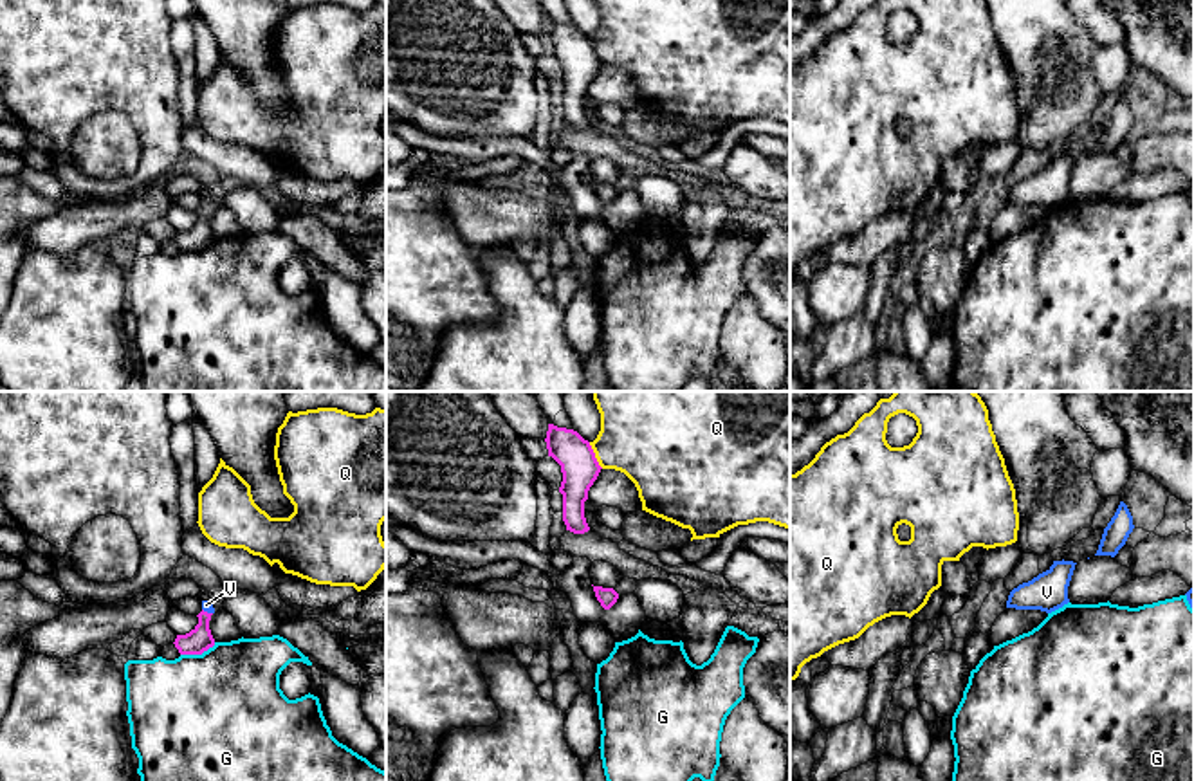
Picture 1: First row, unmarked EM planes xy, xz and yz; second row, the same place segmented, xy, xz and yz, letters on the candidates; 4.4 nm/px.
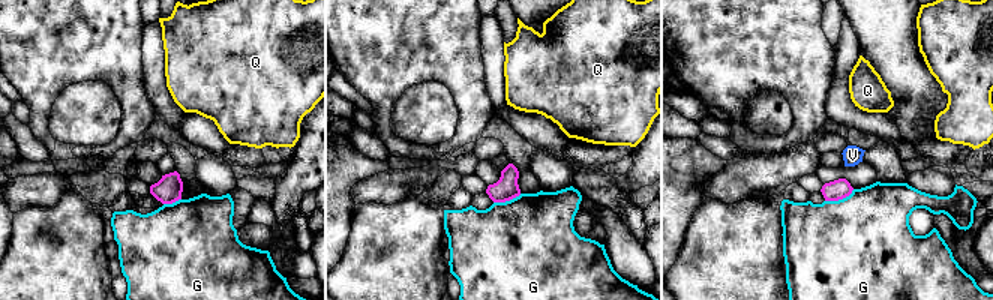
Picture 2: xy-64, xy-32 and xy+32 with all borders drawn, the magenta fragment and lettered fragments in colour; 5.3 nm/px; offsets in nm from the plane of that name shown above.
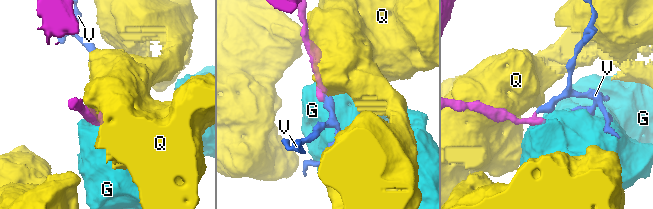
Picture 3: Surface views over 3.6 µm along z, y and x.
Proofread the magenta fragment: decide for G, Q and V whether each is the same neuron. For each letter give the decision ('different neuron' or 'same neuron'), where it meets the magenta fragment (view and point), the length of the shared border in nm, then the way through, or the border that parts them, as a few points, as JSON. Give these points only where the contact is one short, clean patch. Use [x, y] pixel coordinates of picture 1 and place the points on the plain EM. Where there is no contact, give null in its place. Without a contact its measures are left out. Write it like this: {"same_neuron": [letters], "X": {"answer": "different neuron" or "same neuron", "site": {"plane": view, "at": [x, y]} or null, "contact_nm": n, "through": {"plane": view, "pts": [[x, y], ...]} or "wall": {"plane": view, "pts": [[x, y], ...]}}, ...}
{"same_neuron": ["V"], "G": {"answer": "different neuron", "site": {"plane": "xy", "at": [197, 249]}, "contact_nm": 170}, "Q": {"answer": "different neuron", "site": {"plane": "xz", "at": [594, 51]}, "contact_nm": 140, "wall": {"plane": "xz", "pts": [[588, 38], [603, 64]]}}, "V": {"answer": "same neuron", "site": {"plane": "xy", "at": [206, 208]}, "contact_nm": 50, "through": {"plane": "xy", "pts": [[197, 237], [202, 229], [206, 208], [206, 201]]}}}

